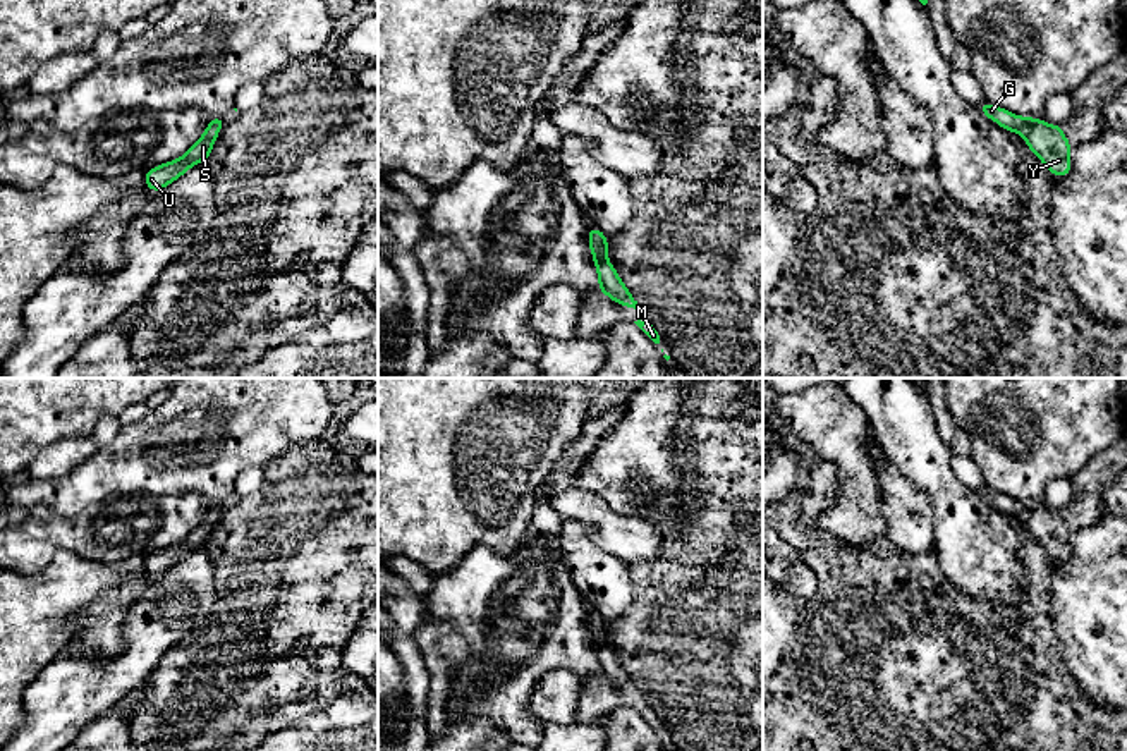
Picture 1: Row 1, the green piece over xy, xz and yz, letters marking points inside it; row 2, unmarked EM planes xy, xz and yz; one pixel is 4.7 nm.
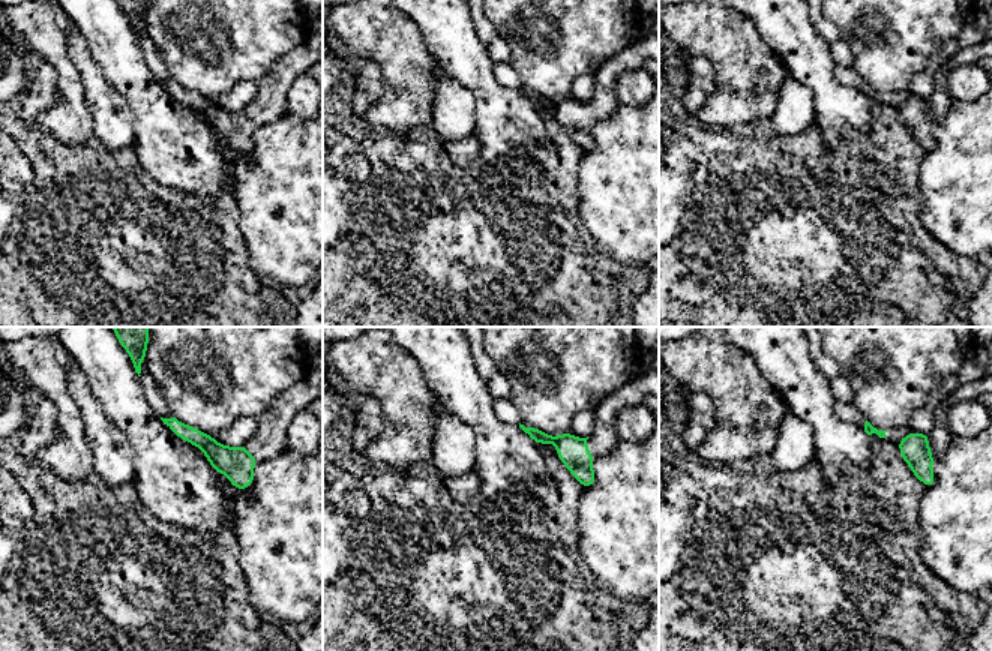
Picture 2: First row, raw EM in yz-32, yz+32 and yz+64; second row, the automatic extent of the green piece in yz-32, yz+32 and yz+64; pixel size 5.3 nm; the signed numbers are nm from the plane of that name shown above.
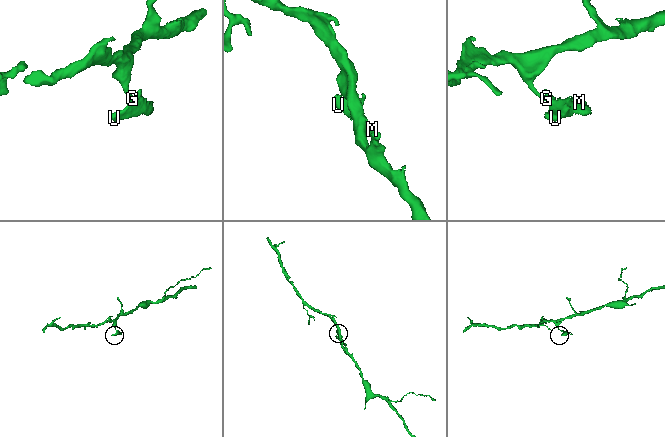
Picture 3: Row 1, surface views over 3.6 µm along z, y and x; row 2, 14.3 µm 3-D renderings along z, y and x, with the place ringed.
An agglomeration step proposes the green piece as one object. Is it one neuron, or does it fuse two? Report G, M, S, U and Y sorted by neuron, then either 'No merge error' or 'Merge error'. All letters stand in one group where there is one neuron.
Groups: G / M S U Y. Merge error

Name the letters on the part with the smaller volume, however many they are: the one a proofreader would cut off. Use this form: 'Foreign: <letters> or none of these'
Foreign: M, S, U, Y

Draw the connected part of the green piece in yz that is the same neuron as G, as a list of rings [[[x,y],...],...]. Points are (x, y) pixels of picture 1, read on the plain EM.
[[[988,486],[979,488],[978,493],[993,507],[996,507],[1000,512],[1003,512],[1008,517],[1015,517],[1026,509],[1033,507],[1034,502],[1019,502],[1002,492],[991,490]]]

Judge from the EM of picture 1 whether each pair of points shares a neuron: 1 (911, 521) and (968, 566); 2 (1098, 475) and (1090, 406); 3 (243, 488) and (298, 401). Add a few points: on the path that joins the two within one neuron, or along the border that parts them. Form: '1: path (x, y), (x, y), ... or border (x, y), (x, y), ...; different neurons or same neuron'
1: border (930, 499), (932, 540), (935, 545); different neurons
2: border (1108, 445), (1096, 452), (1071, 478); different neurons
3: border (261, 466), (246, 466), (236, 480), (234, 492); different neurons

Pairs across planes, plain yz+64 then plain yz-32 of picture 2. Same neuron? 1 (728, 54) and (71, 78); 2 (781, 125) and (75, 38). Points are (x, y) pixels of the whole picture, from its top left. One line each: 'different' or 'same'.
1: same
2: same

